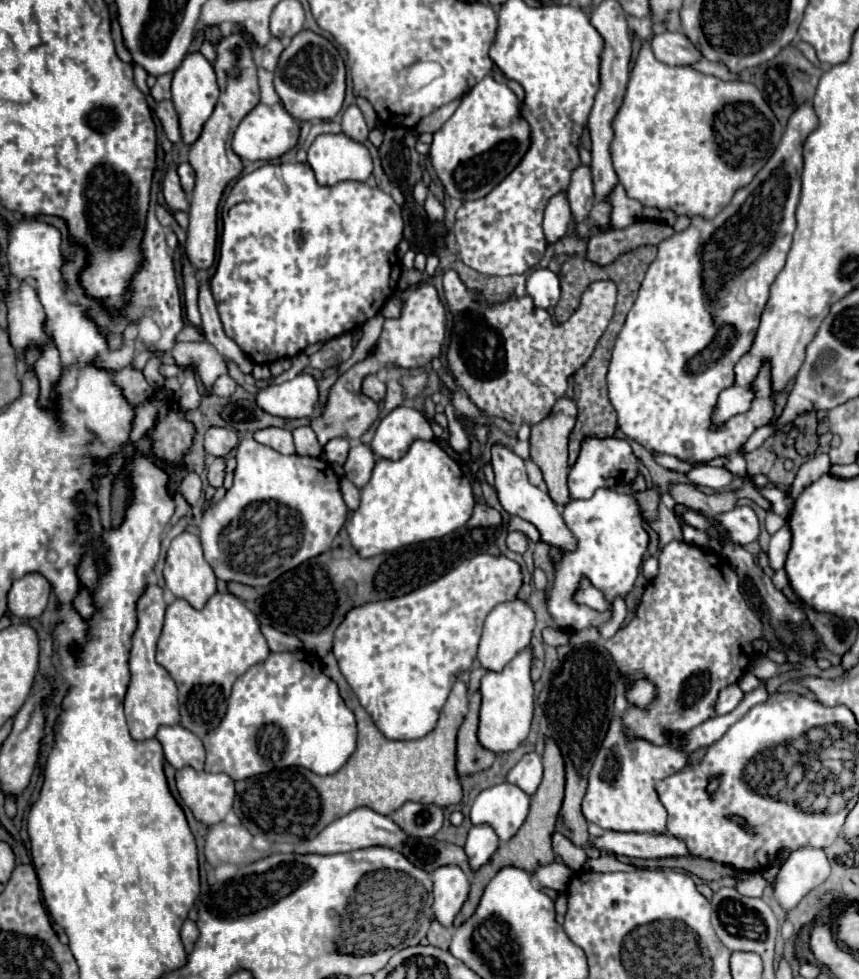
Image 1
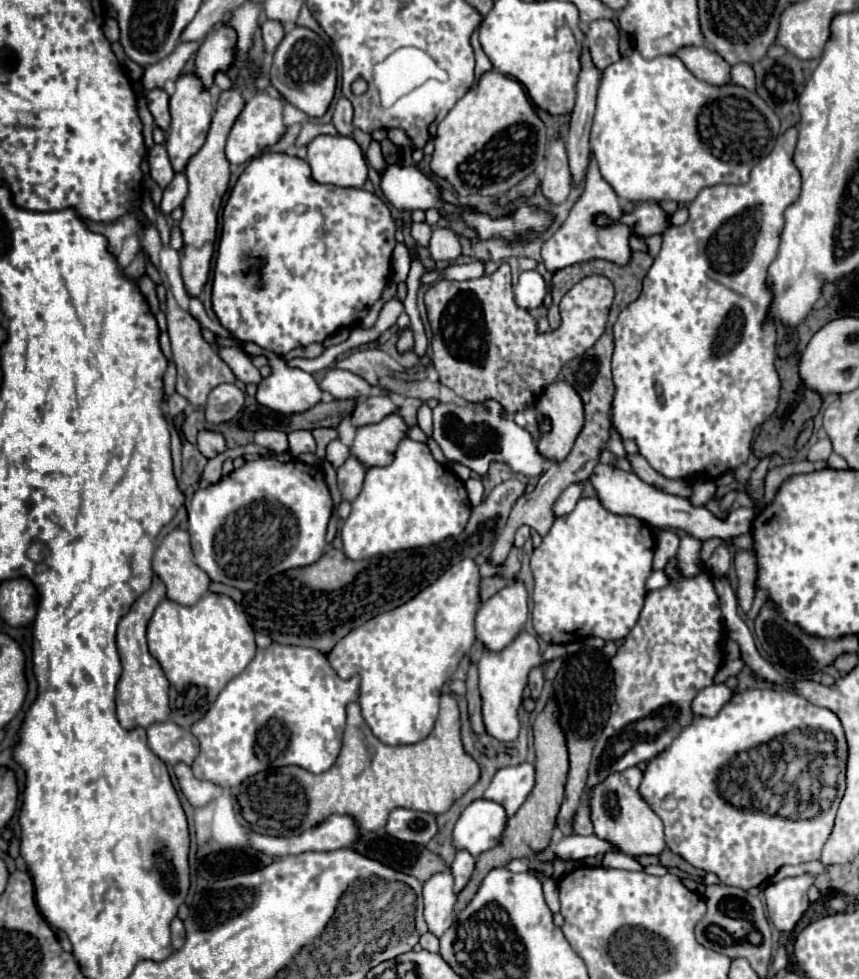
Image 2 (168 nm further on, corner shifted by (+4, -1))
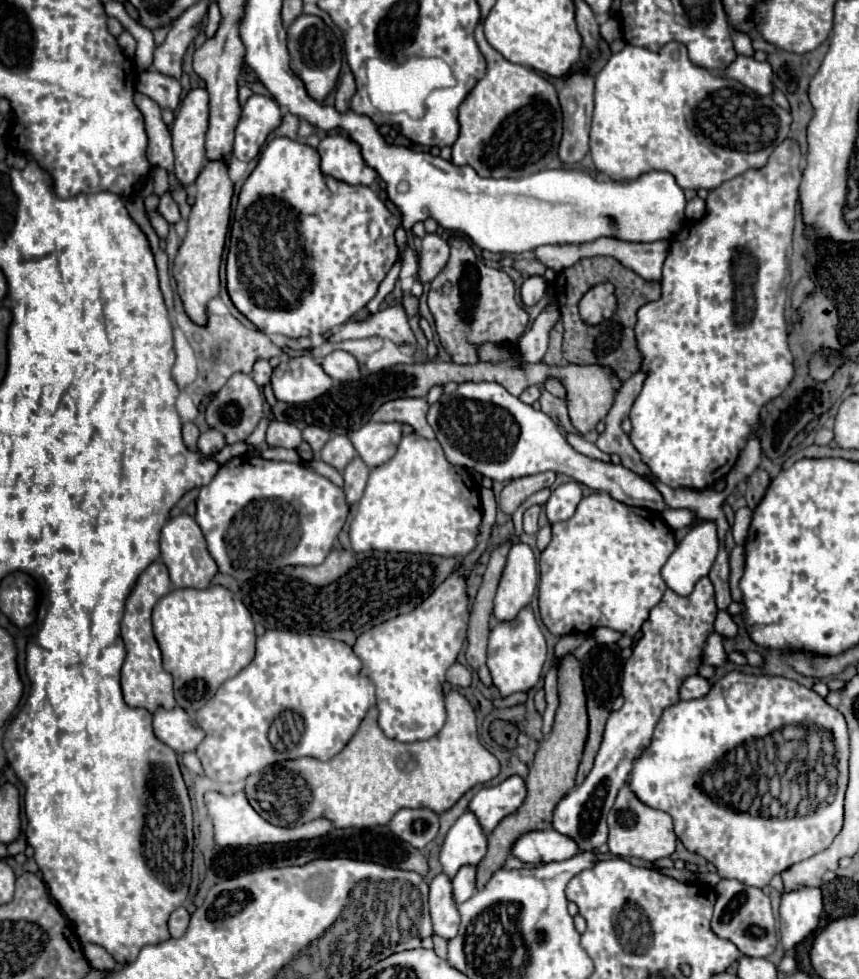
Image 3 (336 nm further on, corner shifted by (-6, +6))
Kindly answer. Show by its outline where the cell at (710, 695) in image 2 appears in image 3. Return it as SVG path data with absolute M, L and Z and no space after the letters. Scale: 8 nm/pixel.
M692 675L682 683L680 699L698 699L706 695L706 691L710 691L710 683L700 675Z

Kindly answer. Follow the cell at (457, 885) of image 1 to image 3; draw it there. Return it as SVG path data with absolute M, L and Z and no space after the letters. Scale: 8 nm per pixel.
M438 875L430 883L430 895L428 895L428 907L432 917L434 935L440 935L442 939L450 941L458 933L458 907L452 897L452 881L446 879L446 875Z

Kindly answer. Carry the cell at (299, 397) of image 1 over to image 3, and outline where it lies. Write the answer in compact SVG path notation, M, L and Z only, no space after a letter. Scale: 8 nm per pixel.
M308 355L284 359L272 373L272 389L278 401L298 405L324 395L332 379Z

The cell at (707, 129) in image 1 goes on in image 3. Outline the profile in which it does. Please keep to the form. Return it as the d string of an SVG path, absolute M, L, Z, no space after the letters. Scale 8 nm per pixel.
M672 41L656 53L626 45L596 75L590 153L596 169L610 179L636 179L646 171L658 169L672 173L682 189L716 189L752 167L762 167L770 151L788 137L790 123L792 115L778 107L772 97L758 95L736 79L694 67L682 43Z

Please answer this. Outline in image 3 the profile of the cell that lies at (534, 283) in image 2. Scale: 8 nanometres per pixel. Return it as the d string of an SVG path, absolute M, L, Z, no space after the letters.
M538 275L528 277L520 287L520 299L526 307L536 305L544 297L544 293L546 293L546 281L544 277L538 277Z

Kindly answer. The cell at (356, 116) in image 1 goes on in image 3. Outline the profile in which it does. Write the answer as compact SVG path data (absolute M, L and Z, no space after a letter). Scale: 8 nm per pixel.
M348 71L348 73L344 73L344 75L340 77L340 83L338 83L338 87L336 87L336 103L334 103L334 105L338 107L338 111L348 111L348 109L350 109L350 99L352 99L354 91L356 91L354 77L352 77L352 73Z

